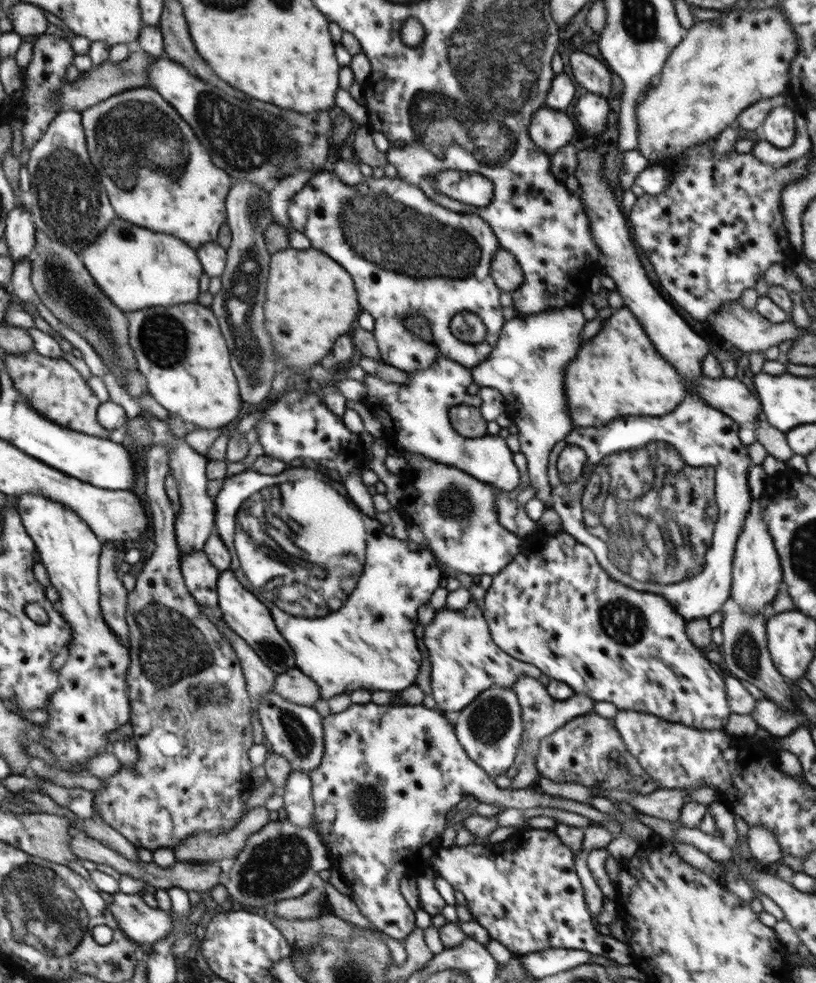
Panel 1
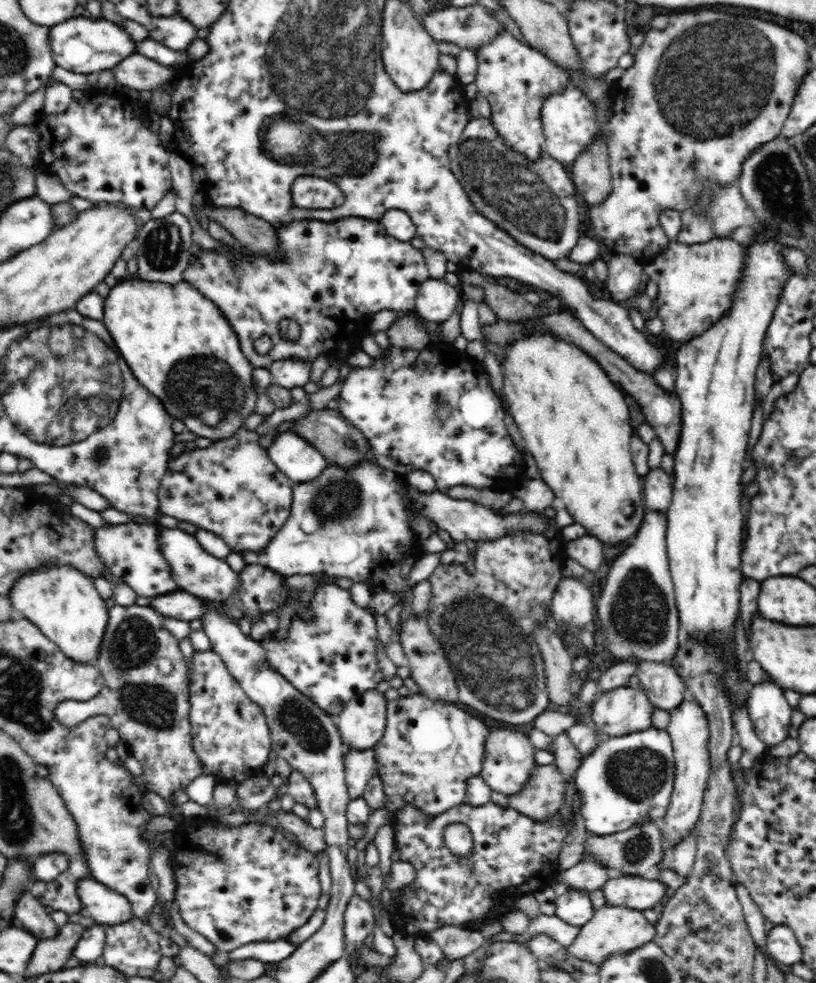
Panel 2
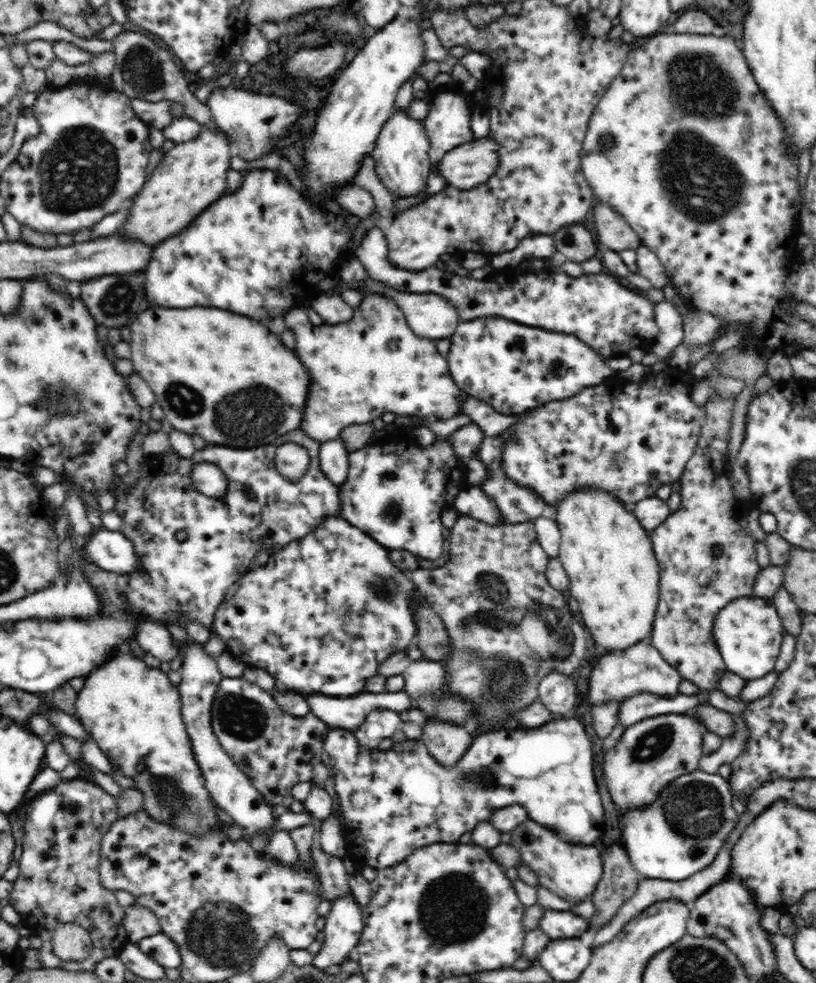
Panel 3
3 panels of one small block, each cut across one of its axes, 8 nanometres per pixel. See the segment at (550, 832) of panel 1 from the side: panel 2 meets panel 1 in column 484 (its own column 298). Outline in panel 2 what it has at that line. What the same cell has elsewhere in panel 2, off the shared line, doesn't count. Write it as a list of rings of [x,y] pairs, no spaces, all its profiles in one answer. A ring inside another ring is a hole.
[[[179,817],[173,830],[173,847],[169,851],[174,879],[178,882],[175,900],[182,920],[212,942],[222,954],[250,942],[287,941],[291,932],[306,925],[318,909],[322,886],[316,854],[298,842],[284,838],[271,825],[230,826],[209,817]]]

